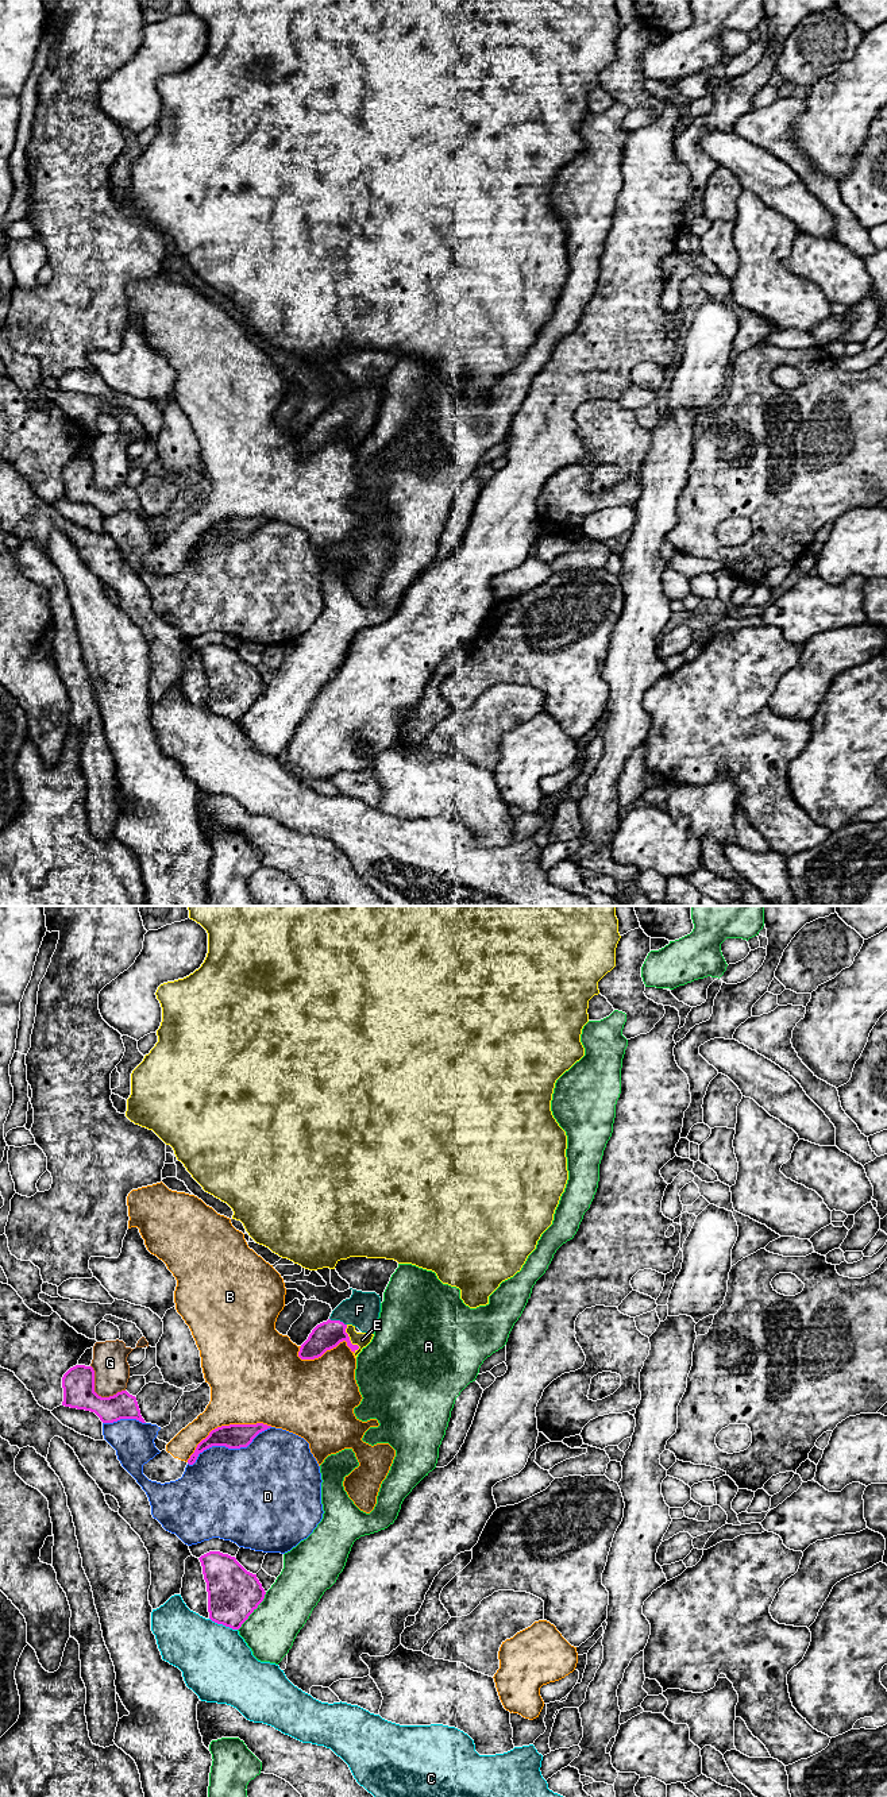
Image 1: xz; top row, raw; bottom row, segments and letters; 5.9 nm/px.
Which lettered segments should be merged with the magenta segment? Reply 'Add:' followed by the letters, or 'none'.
Add: F

